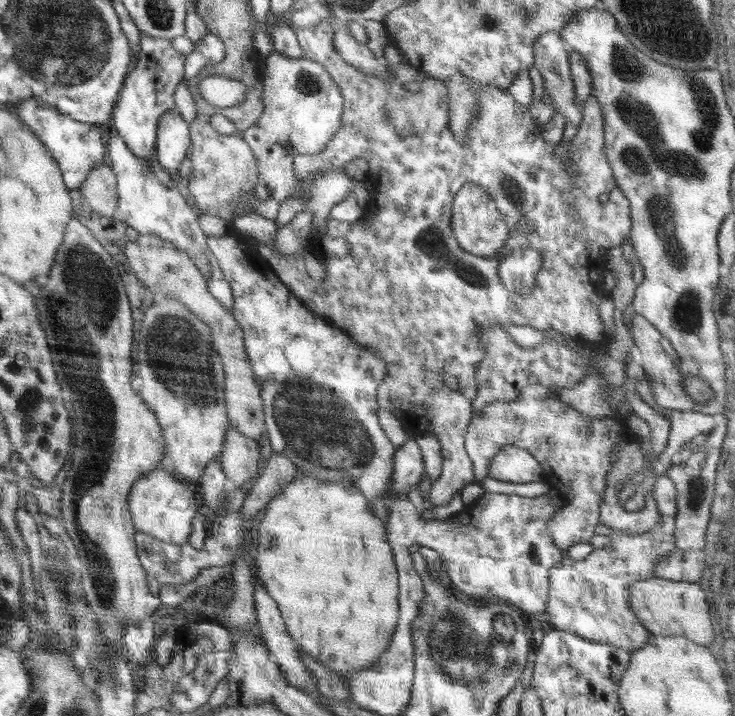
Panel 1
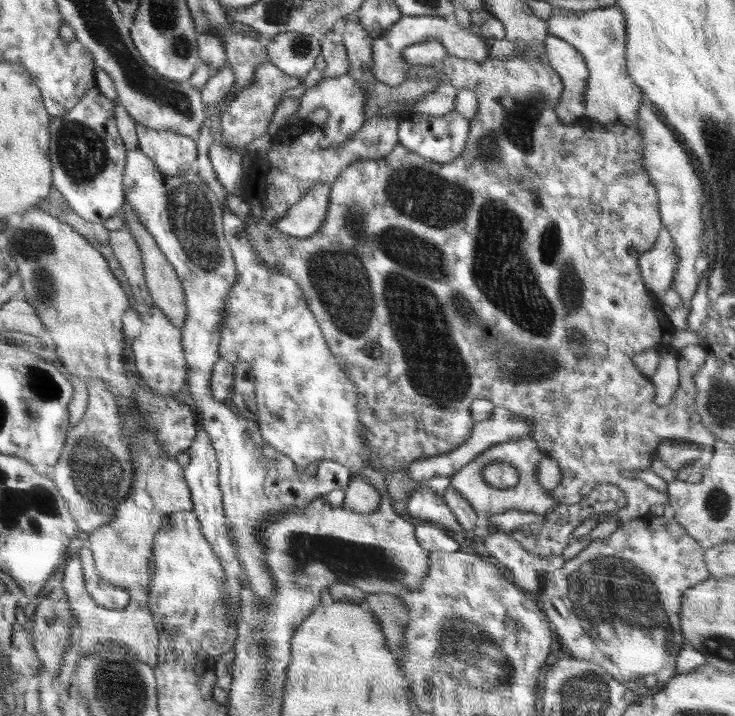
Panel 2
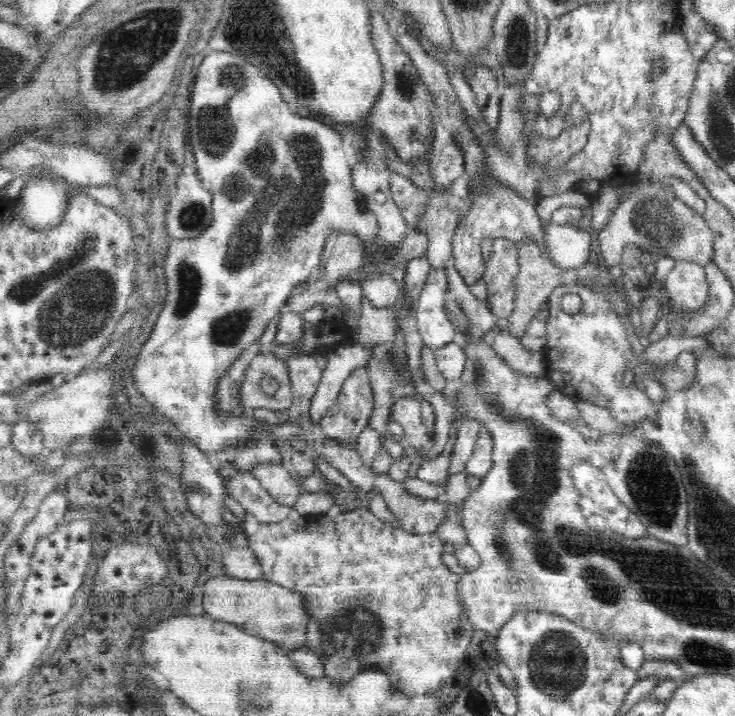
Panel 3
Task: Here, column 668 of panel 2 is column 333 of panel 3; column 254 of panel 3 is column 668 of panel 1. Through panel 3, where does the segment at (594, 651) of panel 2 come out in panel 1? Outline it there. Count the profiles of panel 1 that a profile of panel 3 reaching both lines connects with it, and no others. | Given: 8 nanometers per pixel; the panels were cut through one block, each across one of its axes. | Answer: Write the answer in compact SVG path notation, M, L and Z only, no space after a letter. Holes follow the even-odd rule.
M656 523L651 531L642 534L612 530L609 537L606 546L594 549L585 559L573 560L564 555L563 559L549 570L549 599L546 611L556 630L571 632L585 640L610 644L633 653L648 642L650 632L629 607L629 586L637 580L650 580L655 577L657 562L675 549L675 536L666 524Z

